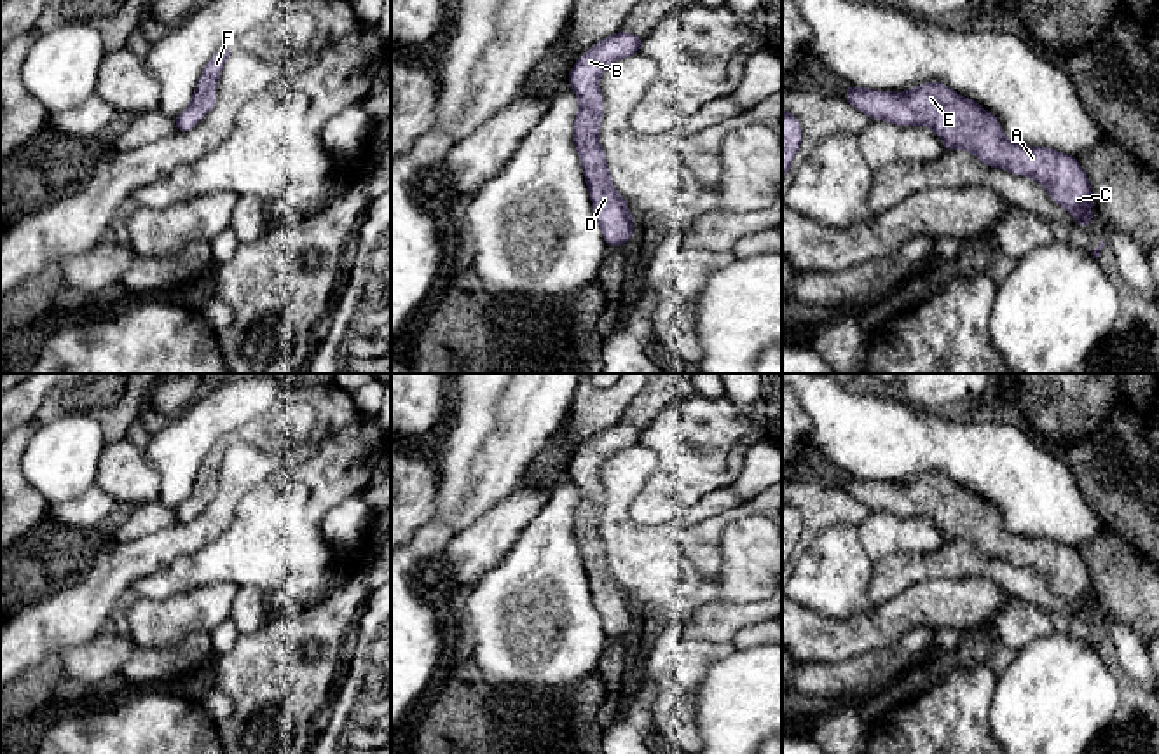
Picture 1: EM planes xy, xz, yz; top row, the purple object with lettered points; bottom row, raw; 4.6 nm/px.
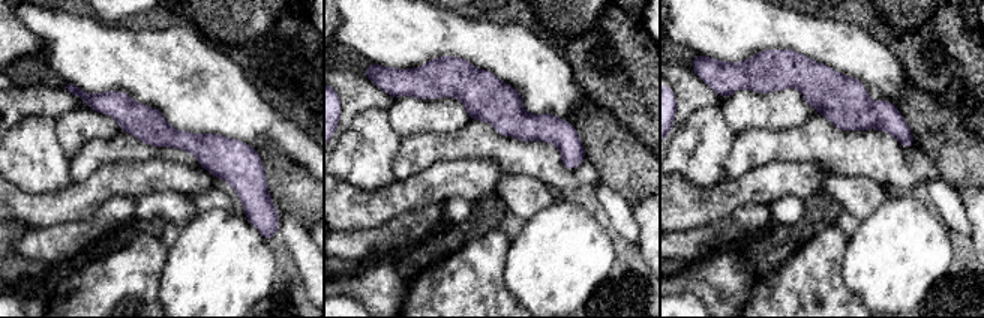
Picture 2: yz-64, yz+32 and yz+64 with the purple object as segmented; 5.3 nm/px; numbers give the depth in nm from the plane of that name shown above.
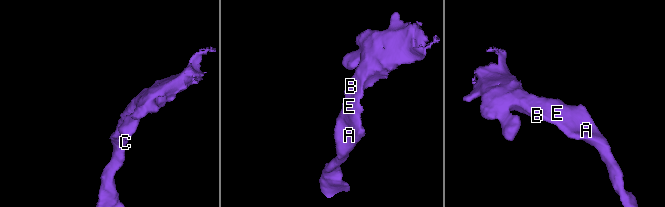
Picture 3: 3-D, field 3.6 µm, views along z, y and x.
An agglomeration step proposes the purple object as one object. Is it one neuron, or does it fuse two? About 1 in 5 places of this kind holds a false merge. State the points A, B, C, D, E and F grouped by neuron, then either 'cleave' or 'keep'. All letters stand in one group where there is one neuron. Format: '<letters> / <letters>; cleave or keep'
A B C D E F; keep

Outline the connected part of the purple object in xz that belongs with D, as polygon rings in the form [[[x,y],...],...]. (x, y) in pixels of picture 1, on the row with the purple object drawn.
[[[620,30],[586,51],[567,75],[567,84],[576,93],[581,106],[574,120],[574,145],[607,248],[628,243],[637,223],[609,178],[606,154],[599,141],[606,110],[600,94],[600,75],[614,61],[639,54],[642,38]]]

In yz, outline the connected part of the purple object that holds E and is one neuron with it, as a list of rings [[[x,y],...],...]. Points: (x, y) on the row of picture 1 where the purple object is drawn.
[[[943,82],[904,93],[850,86],[843,99],[871,119],[929,126],[941,136],[944,150],[970,150],[986,166],[1037,180],[1058,206],[1075,215],[1073,225],[1086,229],[1098,216],[1087,213],[1094,197],[1077,157],[1005,140],[995,115]]]

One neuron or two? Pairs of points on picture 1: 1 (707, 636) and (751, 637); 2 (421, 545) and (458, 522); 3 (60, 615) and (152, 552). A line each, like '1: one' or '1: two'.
1: two
2: two
3: one

